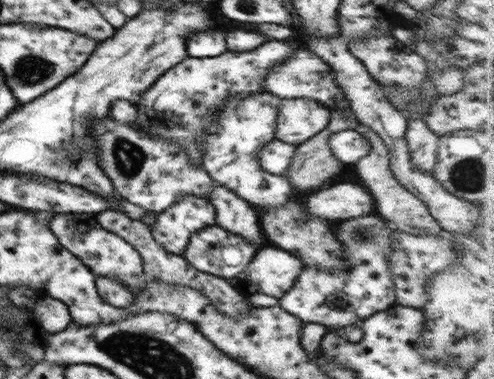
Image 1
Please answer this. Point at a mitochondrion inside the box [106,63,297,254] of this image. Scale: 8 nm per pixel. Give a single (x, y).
(129, 158)

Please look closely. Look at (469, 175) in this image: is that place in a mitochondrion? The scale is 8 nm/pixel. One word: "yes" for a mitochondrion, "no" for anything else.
yes

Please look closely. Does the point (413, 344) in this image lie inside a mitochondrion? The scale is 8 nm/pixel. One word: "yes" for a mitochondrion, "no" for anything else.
no

